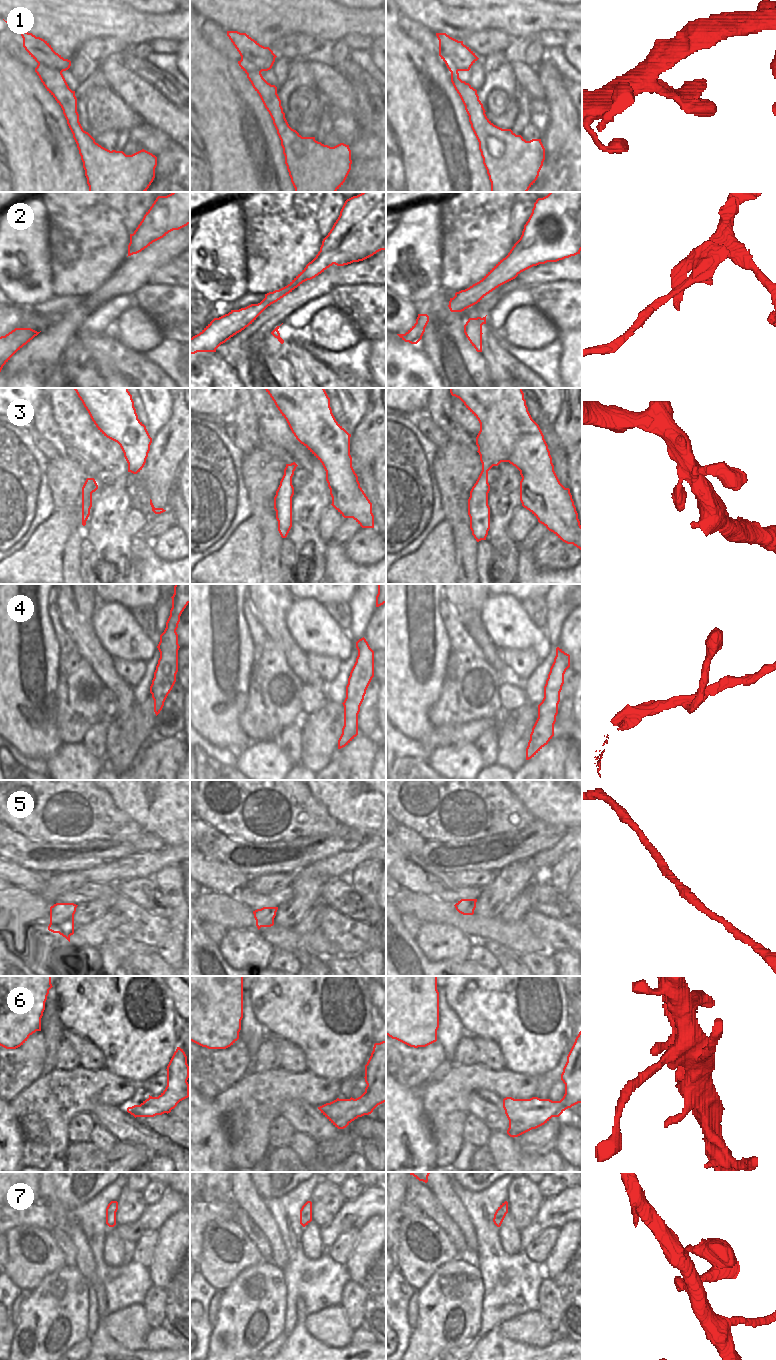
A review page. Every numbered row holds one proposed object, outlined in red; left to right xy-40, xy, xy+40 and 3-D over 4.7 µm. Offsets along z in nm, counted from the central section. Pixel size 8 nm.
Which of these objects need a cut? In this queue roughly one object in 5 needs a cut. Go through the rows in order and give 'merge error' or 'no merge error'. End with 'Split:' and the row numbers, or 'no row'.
1: no merge error
2: merge error
3: no merge error
4: no merge error
5: no merge error
6: no merge error
7: no merge error
Split: 2

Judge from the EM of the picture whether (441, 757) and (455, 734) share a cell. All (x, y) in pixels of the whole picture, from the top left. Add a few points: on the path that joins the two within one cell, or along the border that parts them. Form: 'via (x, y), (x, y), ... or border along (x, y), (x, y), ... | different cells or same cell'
border along (471, 742), (437, 746), (431, 750) | different cells

